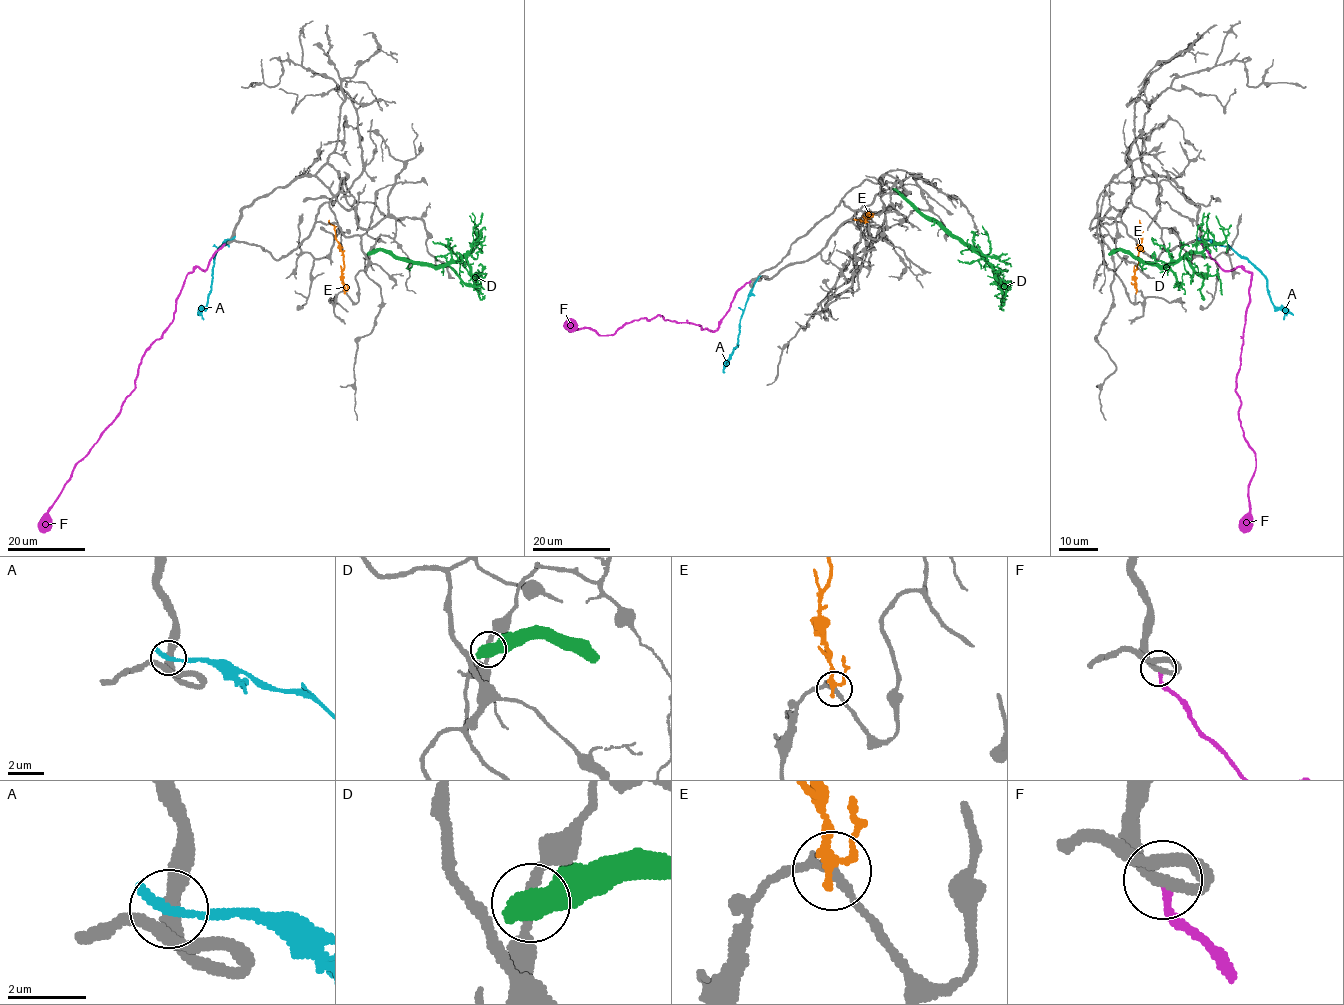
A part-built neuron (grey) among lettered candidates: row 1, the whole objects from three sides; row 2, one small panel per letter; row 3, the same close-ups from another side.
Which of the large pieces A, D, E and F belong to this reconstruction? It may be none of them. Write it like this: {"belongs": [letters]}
{"belongs": ["F"]}

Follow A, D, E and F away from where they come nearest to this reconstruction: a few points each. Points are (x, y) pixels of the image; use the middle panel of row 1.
A: (757, 278), (740, 318), (737, 345), (724, 372)
D: (895, 190), (973, 248), (992, 269), (1004, 304), (995, 296)
E: (870, 216), (867, 214), (869, 217), (860, 221), (854, 219)
F: (749, 282), (736, 292), (713, 330), (660, 315), (626, 323), (613, 334), (573, 329), (568, 323)

